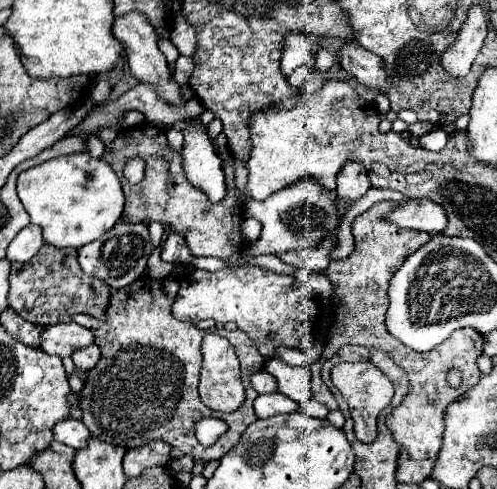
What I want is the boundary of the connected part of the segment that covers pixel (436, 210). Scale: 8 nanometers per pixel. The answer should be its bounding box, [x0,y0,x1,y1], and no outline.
[389,199,447,235]

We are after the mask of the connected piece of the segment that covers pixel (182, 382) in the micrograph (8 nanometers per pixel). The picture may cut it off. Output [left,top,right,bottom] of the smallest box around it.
[73,277,265,461]

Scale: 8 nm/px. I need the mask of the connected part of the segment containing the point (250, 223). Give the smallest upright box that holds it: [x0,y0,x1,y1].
[241,217,261,239]

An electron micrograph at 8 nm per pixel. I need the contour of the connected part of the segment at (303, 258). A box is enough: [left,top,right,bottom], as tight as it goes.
[279,235,337,272]

